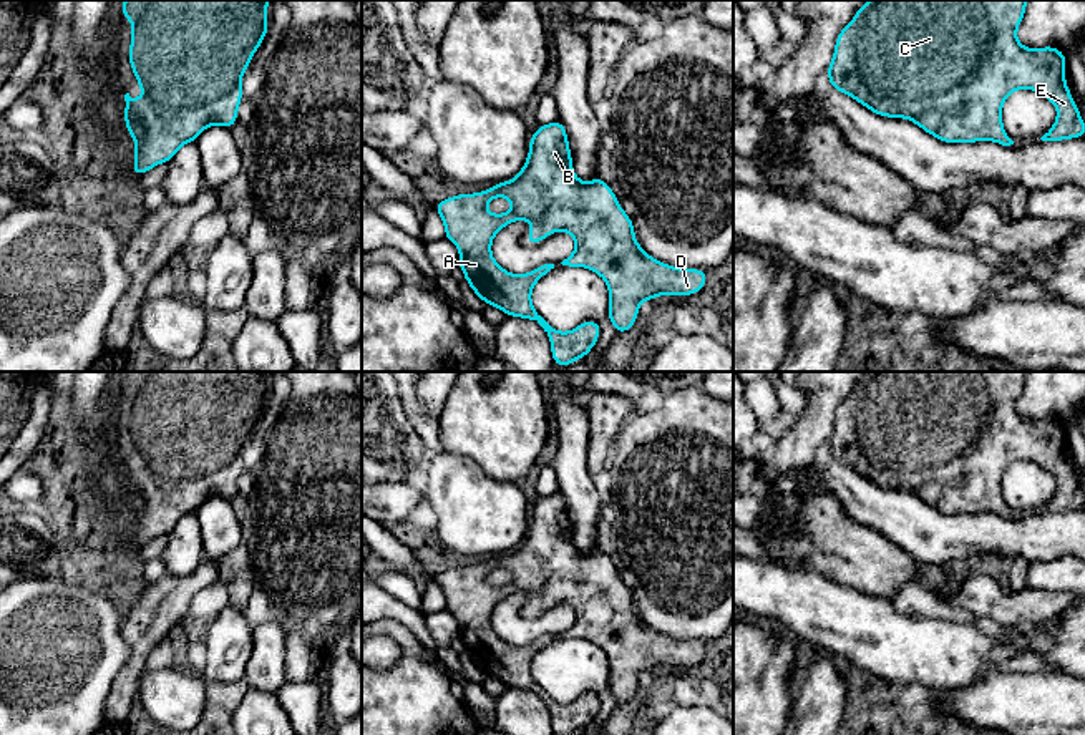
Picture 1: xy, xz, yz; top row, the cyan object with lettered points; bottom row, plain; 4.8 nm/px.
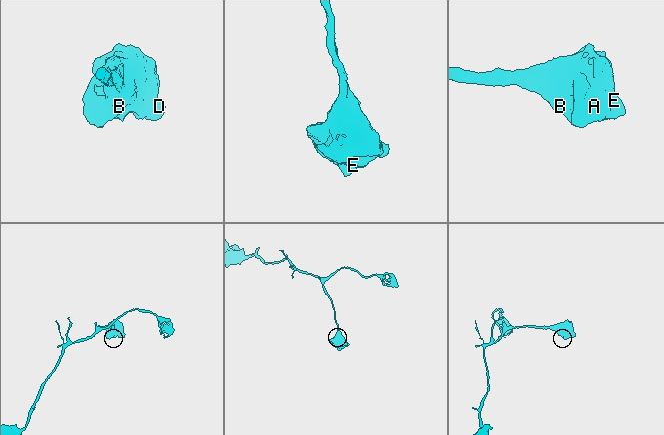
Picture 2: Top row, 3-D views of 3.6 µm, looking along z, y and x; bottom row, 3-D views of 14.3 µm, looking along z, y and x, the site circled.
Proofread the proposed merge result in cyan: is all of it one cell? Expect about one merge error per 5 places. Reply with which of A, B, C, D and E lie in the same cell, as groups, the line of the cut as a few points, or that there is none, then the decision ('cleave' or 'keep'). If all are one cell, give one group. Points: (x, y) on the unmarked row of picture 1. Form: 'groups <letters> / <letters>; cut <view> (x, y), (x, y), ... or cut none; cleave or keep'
groups A B C D E; cut none; keep

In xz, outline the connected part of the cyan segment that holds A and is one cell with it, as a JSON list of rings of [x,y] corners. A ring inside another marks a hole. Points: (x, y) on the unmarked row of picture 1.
[[[556,491],[538,498],[529,509],[529,524],[523,541],[516,549],[498,554],[486,562],[474,566],[458,566],[446,569],[433,579],[445,596],[445,609],[458,622],[458,637],[473,664],[488,677],[501,680],[508,689],[521,689],[538,694],[551,712],[554,735],[572,735],[584,730],[601,707],[601,695],[587,692],[569,703],[551,698],[533,679],[531,664],[536,654],[557,639],[586,639],[601,647],[609,660],[609,694],[617,705],[634,700],[639,679],[644,672],[659,667],[693,667],[707,654],[702,640],[672,639],[650,629],[637,614],[634,594],[620,579],[614,562],[596,548],[591,554],[581,552],[572,541],[572,528],[564,496]],[[494,569],[506,569],[513,579],[503,586],[491,586],[486,576]],[[514,592],[531,592],[533,599],[526,607],[526,616],[538,616],[547,607],[564,602],[576,614],[574,624],[557,634],[544,634],[528,645],[511,645],[504,642],[491,625],[494,607]]]

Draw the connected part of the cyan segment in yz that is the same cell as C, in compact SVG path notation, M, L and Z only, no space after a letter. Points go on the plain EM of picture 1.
M869 372L839 403L833 431L826 441L830 458L846 465L869 483L884 489L904 489L942 514L994 513L1010 518L1002 496L1002 478L1017 461L1034 461L1057 479L1053 498L1042 513L1063 513L1085 508L1085 493L1065 453L1067 426L1055 418L1030 421L1017 413L1017 400L1027 372Z

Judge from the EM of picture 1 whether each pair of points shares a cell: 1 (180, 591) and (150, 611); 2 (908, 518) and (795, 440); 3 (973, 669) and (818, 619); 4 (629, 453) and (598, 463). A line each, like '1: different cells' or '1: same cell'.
1: same cell
2: different cells
3: same cell
4: different cells

